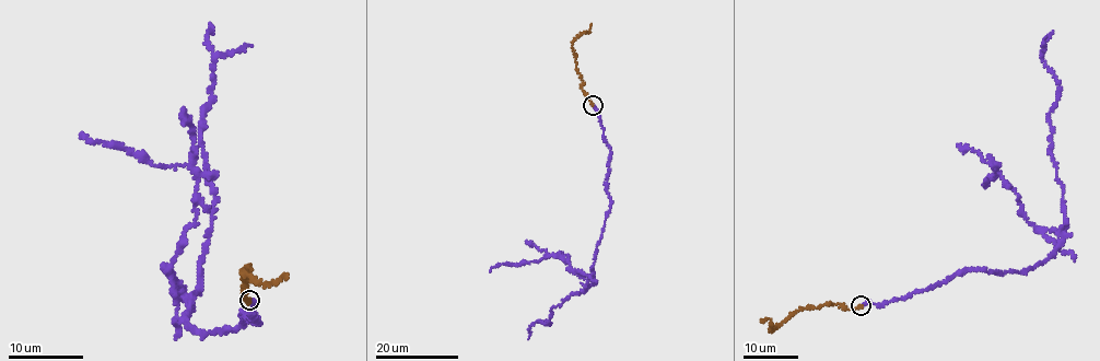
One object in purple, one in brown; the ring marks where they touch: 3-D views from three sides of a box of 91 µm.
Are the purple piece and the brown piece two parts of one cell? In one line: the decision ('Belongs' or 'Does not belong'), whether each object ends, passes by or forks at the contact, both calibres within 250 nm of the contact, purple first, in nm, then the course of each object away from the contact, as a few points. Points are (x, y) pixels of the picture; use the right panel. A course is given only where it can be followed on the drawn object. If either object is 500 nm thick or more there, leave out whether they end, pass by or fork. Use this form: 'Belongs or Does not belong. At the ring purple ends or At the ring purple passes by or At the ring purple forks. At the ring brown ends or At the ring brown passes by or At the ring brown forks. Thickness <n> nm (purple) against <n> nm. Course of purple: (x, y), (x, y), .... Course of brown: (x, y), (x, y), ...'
Does not belong. At the ring purple ends. At the ring brown ends. Thickness 280 nm (purple) against 220 nm. Course of purple: (862, 305), (967, 270), (1024, 272), (1055, 251), (1066, 224), (1050, 151), (1057, 78), (1042, 53), (1053, 31). Course of brown: (862, 305), (800, 307), (771, 329), (769, 319), (761, 322)

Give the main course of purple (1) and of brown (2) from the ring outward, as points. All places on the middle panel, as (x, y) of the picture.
1: (593, 105), (610, 149), (611, 201), (593, 283), (551, 309), (549, 323), (534, 324), (528, 338)
2: (593, 105), (582, 88), (572, 46), (574, 41), (589, 31), (591, 24)

